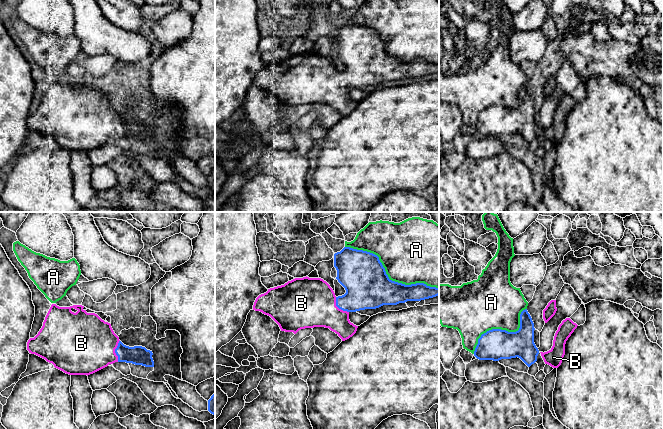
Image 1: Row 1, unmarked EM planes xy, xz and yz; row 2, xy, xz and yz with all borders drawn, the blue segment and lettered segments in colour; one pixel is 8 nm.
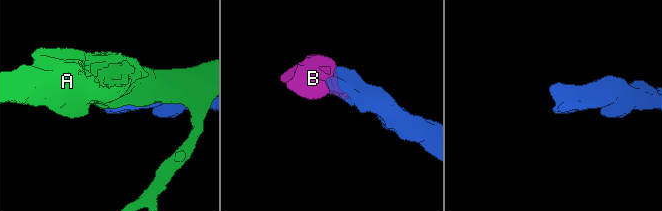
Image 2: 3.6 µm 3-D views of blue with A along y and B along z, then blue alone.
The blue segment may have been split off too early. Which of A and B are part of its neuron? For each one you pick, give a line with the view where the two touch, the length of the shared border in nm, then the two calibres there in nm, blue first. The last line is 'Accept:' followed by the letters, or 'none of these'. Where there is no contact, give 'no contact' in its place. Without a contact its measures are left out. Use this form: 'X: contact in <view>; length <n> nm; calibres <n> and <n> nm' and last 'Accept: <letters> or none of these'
B: contact in xy; length 180 nm; calibres 160 and 480 nm
Accept: B

